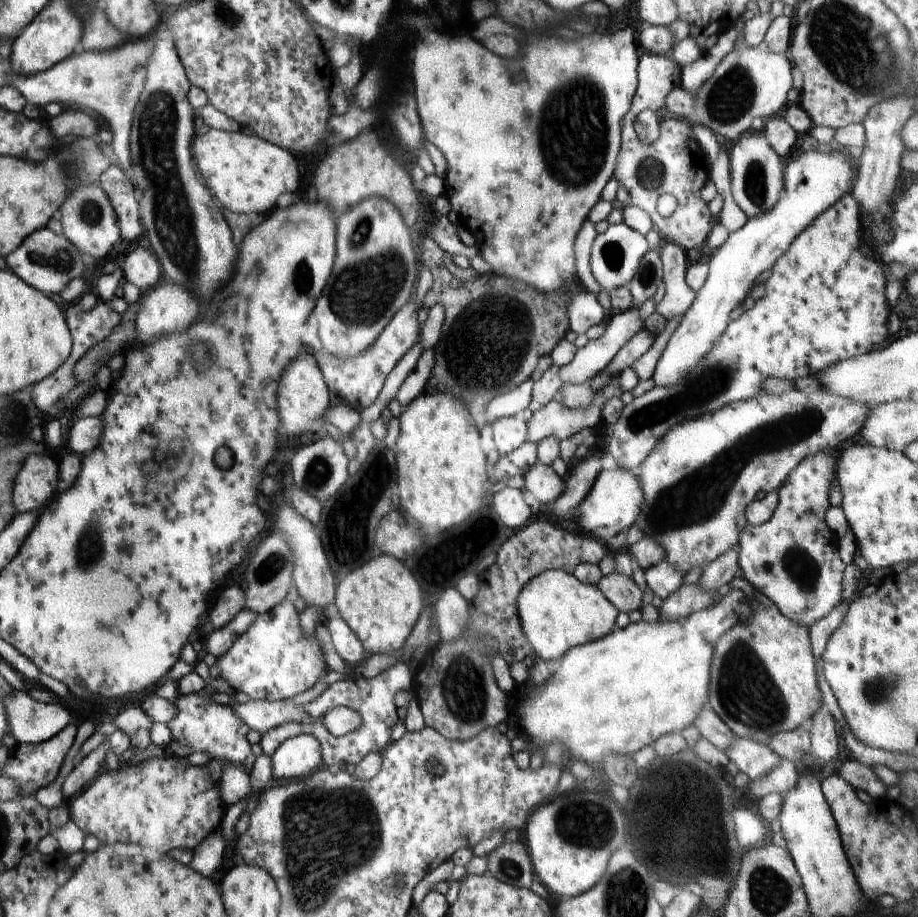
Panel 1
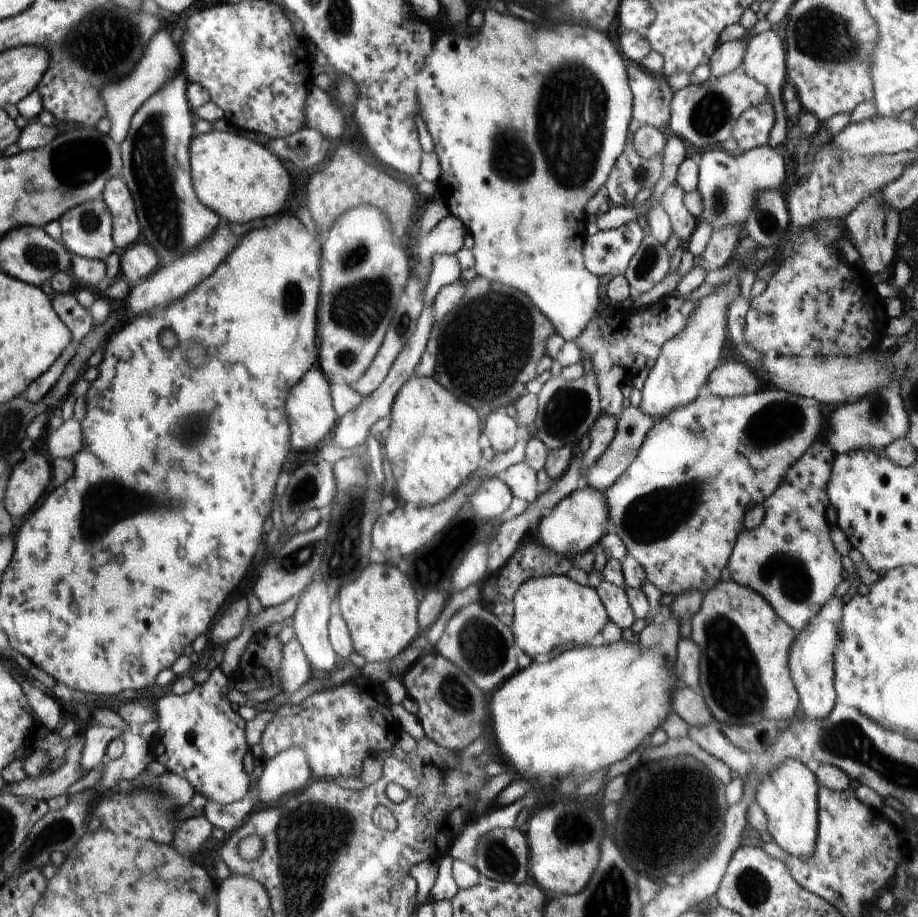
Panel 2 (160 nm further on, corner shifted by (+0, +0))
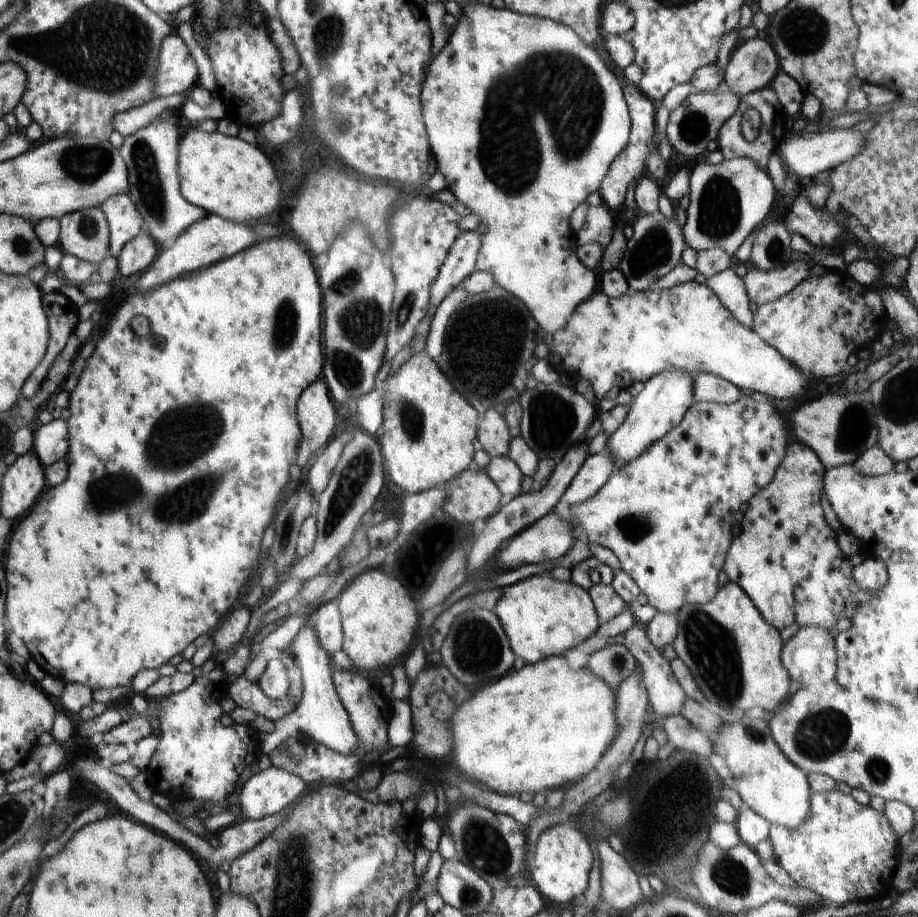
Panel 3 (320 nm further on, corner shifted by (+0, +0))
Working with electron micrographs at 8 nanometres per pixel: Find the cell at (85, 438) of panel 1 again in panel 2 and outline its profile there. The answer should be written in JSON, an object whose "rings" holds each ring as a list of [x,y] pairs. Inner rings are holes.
{"rings":[[[64,421],[60,428],[49,429],[41,444],[51,459],[72,458],[82,448],[82,430],[80,421]]]}

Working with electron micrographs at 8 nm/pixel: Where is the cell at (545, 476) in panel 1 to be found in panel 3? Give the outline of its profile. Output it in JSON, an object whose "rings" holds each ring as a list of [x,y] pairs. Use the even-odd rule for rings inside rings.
{"rings":[[[507,456],[491,458],[490,464],[484,469],[485,474],[498,486],[502,497],[506,500],[520,495],[520,486],[524,474],[514,464],[514,460]]]}

